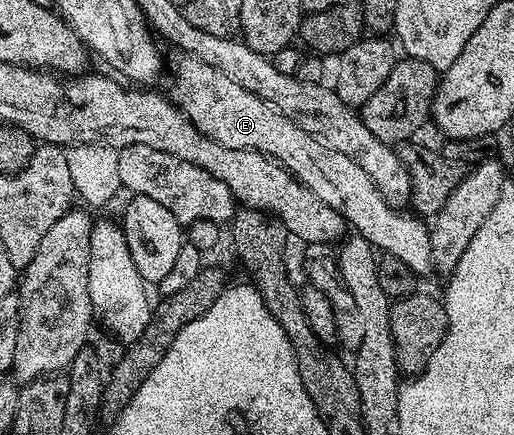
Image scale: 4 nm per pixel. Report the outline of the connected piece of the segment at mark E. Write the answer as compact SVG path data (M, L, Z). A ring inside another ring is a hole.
M182 54L177 58L179 60L174 64L174 81L170 84L168 99L190 119L192 126L196 126L200 134L232 150L256 150L260 154L269 156L271 160L288 169L300 183L308 186L308 190L312 190L312 194L316 194L320 202L328 202L328 206L339 212L345 218L347 225L357 235L363 236L367 242L373 244L379 253L400 258L400 262L404 262L404 266L408 266L408 270L412 270L415 277L422 278L434 272L429 227L417 215L392 207L382 197L372 178L368 178L368 174L364 174L364 170L360 170L360 166L356 166L352 158L340 154L340 150L332 150L332 146L317 140L315 136L296 126L296 122L292 122L288 114L276 110L272 102L264 102L264 98L252 94L252 90L244 90L244 86L232 82L228 74L220 74L216 66L208 66L208 62L200 62L200 58L195 56Z

